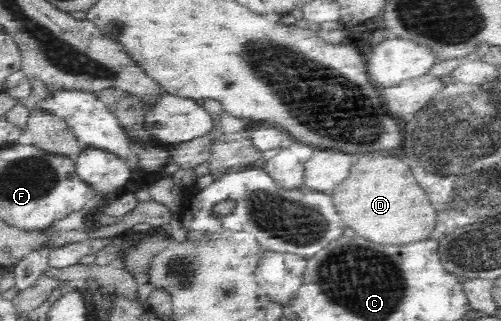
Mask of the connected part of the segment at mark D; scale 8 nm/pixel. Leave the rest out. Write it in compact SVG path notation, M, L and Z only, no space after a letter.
M357 153L353 155L351 175L343 181L332 200L341 221L357 235L385 245L403 245L429 239L437 220L437 210L431 205L429 195L415 181L407 163L393 153Z

